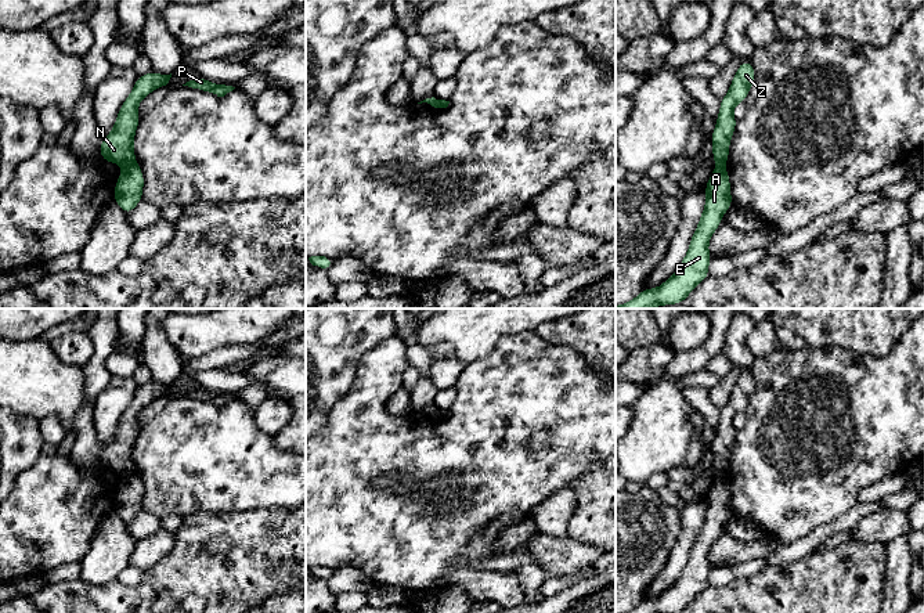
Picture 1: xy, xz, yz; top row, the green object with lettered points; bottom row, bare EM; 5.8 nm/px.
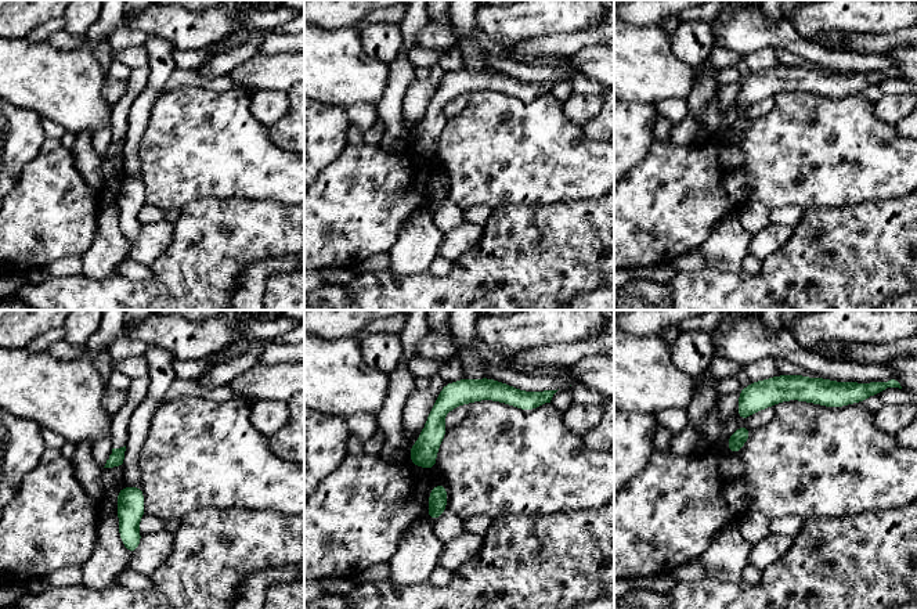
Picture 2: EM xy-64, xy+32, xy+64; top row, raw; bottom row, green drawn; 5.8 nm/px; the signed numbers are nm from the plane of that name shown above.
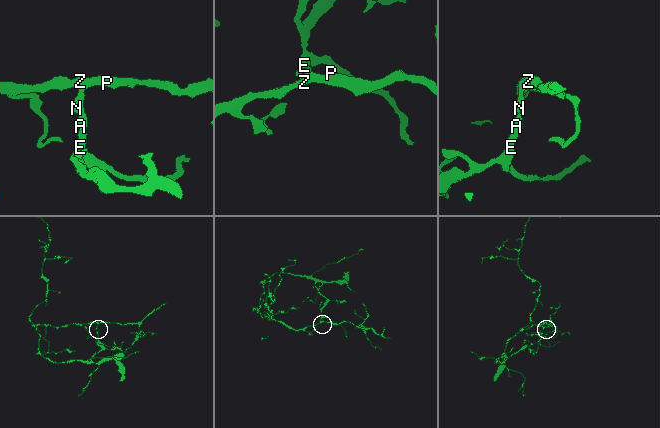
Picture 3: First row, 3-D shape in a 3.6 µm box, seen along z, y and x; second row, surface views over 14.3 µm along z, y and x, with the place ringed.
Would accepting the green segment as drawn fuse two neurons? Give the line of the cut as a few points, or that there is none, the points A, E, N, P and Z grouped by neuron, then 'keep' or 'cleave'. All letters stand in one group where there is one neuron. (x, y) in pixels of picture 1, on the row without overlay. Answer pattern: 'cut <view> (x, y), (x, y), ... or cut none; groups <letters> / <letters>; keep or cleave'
cut xy (134, 472), (125, 476); groups A E / N P Z; cleave

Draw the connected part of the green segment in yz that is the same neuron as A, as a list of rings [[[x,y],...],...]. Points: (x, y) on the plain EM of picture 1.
[[[717,476],[705,495],[705,518],[690,549],[687,563],[676,581],[658,598],[645,598],[628,613],[682,613],[708,584],[711,545],[723,523],[733,515],[730,491],[725,476]]]

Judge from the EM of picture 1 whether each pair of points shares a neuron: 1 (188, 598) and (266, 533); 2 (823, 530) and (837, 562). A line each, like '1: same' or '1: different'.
1: same
2: different

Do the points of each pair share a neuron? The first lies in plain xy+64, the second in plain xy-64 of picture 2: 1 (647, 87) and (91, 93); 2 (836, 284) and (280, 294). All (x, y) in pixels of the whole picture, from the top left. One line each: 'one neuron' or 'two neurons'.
1: one neuron
2: two neurons

